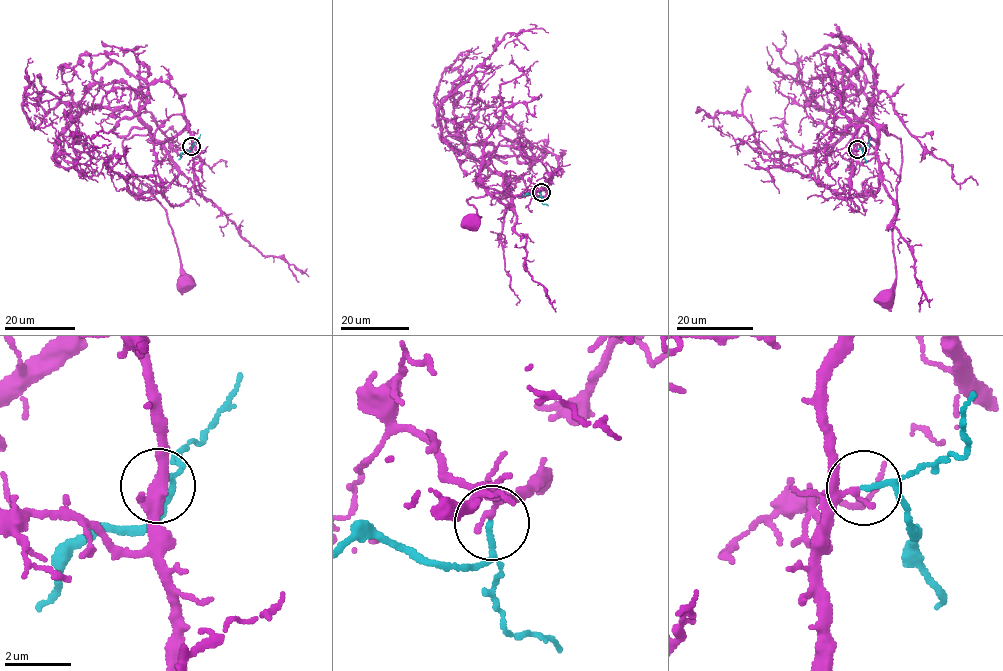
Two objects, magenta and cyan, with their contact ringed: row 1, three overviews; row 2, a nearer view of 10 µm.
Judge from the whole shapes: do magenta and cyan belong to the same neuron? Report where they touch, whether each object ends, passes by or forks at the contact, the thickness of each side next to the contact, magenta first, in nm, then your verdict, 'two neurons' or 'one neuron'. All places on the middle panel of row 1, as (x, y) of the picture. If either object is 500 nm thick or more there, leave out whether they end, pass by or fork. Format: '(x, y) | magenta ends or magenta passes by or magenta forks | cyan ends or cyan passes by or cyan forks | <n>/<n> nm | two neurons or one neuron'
(541, 192) | magenta passes by | cyan passes by | 220/110 nm | one neuron

